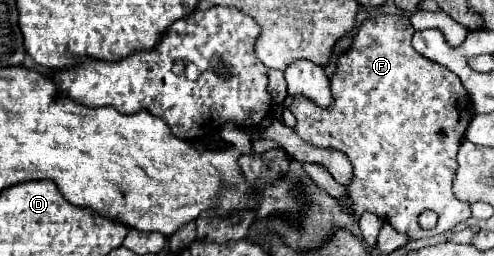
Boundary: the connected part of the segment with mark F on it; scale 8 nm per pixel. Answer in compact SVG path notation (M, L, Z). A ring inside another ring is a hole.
M376 16L366 20L358 30L352 48L338 58L338 70L330 78L330 88L336 98L334 108L322 112L322 108L310 100L296 96L290 104L290 112L298 120L294 132L302 140L320 148L336 148L350 158L354 166L354 180L346 188L350 192L352 208L342 206L342 210L354 220L360 220L362 212L370 210L398 232L418 240L450 232L454 226L470 218L470 206L462 204L452 194L452 176L458 144L472 120L472 110L458 76L450 74L448 68L438 68L438 64L430 64L430 60L418 56L412 48L412 34L414 28L406 16ZM458 96L464 96L464 120L460 120ZM424 210L438 214L438 224L432 230L424 230L418 224L418 216Z

